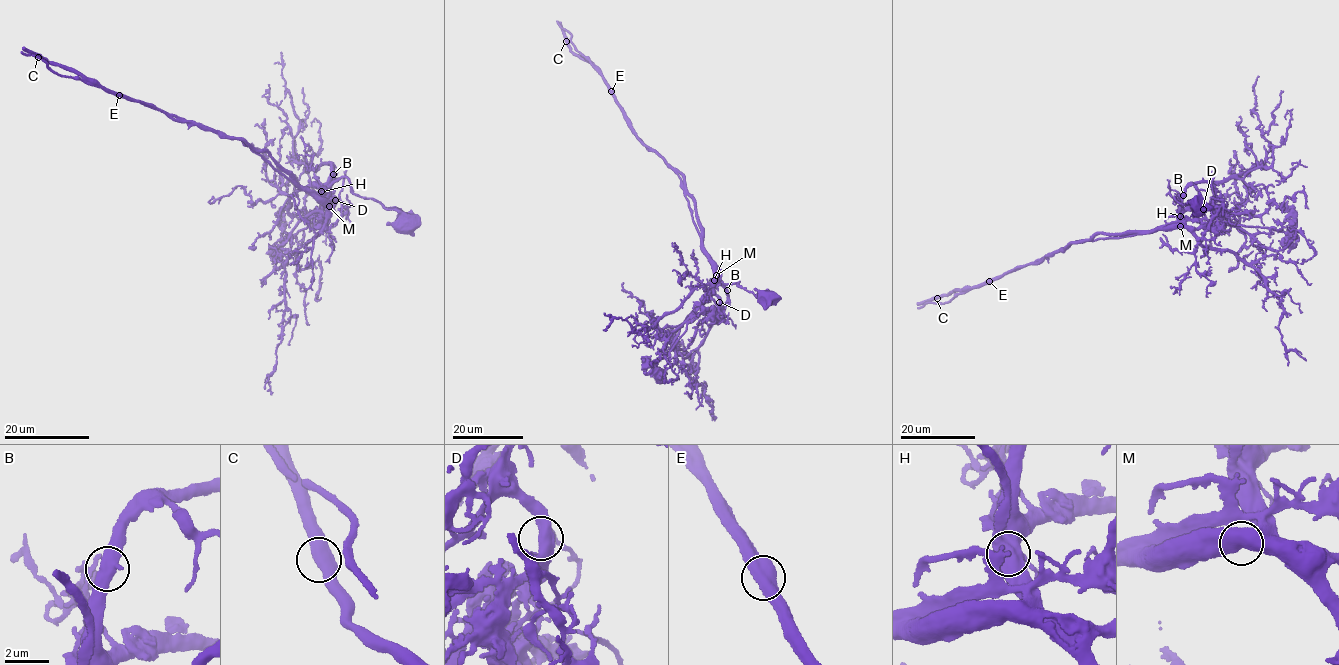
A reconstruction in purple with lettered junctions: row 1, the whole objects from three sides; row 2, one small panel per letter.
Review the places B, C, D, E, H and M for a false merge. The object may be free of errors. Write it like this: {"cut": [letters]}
{"cut": ["E"]}

